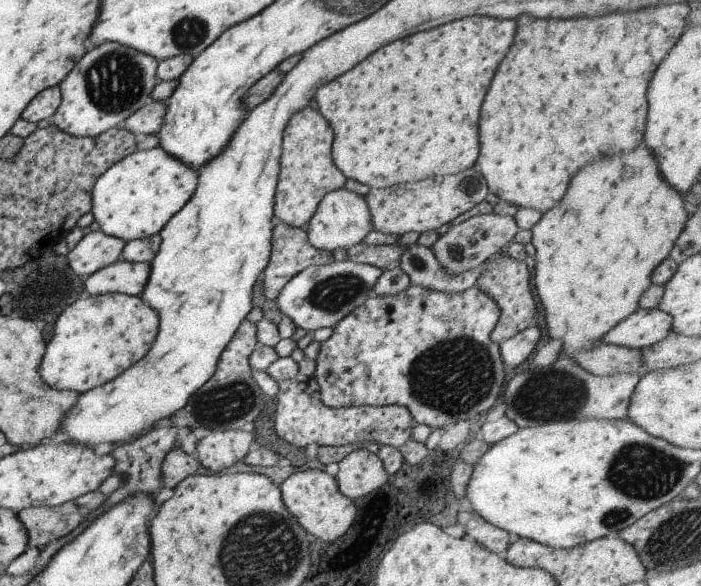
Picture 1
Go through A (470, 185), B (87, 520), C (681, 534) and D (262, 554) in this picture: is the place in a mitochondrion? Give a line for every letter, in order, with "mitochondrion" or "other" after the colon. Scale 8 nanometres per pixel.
A: other
B: other
C: mitochondrion
D: mitochondrion

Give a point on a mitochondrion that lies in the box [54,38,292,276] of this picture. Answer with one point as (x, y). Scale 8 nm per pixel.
(116, 81)

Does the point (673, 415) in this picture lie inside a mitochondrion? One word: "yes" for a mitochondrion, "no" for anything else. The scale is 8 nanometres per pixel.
no

